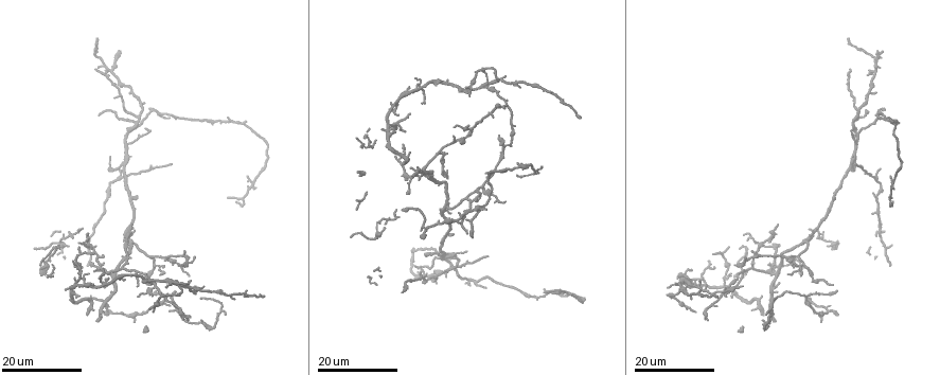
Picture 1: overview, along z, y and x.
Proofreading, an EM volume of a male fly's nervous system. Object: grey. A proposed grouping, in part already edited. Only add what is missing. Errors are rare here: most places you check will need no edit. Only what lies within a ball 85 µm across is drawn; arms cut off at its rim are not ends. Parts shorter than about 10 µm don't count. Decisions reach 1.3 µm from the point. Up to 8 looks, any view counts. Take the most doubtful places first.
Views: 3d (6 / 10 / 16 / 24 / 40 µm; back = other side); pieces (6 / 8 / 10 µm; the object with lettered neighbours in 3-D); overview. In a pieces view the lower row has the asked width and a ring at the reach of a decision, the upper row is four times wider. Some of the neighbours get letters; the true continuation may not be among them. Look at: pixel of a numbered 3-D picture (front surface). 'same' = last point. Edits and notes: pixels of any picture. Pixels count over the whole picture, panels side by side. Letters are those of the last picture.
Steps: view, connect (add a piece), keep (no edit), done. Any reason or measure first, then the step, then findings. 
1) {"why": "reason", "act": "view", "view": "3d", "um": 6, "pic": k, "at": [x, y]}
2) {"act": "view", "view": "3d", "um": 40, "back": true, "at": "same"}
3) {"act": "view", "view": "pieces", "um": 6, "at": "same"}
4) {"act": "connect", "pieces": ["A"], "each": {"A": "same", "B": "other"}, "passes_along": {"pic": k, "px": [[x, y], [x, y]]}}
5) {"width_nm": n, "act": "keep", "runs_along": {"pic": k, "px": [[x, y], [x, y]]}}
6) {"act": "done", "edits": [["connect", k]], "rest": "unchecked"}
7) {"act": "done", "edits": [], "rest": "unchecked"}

{"why": "tapers out", "act": "view", "view": "3d", "um": 16, "pic": 1, "at": [408, 113]}

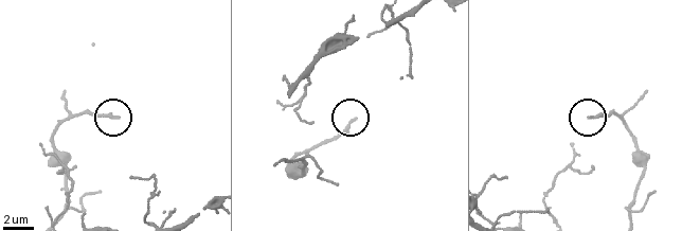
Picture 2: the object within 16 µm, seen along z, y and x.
{"act": "view", "view": "pieces", "um": 8, "pic": 2, "at": [587, 118]}

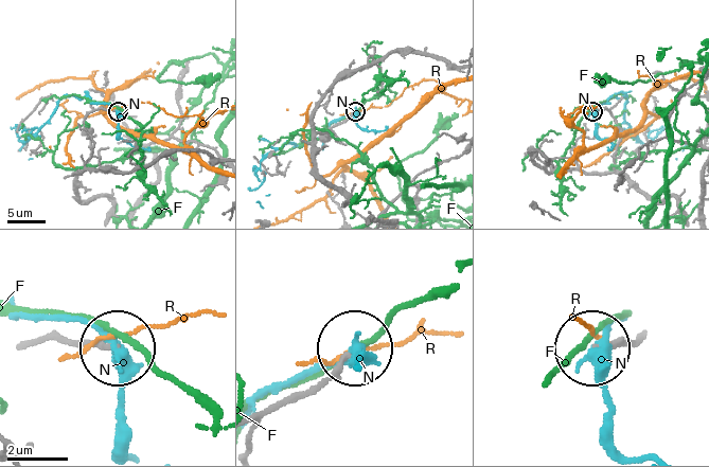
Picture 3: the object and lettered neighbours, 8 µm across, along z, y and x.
{"act": "keep", "each": {"F": "other", "N": "other", "R": "other"}, "runs_along": {"pic": 3, "px": [[45, 341], [111, 348]]}, "found": "no lettered piece goes on from it"}

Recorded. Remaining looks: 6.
{"why": "free end", "act": "view", "view": "3d", "um": 24, "pic": 1, "at": [451, 235]}

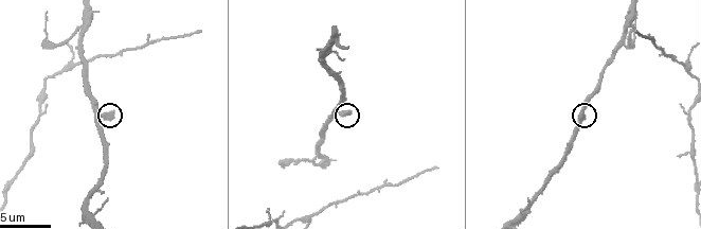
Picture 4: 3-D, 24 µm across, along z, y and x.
{"act": "view", "view": "pieces", "um": 8, "pic": 4, "at": [583, 110]}

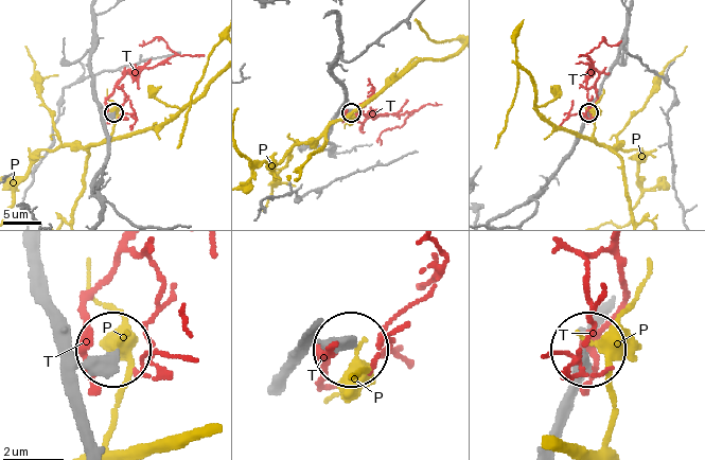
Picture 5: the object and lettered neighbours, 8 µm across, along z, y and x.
{"act": "keep", "each": {"P": "other", "T": "other"}, "runs_along": {"pic": 5, "px": [[90, 445], [77, 377], [110, 356]]}, "found": "none of them fits"}

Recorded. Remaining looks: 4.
{"why": "end of a long branch", "act": "view", "view": "3d", "um": 16, "pic": 1, "at": [181, 264]}

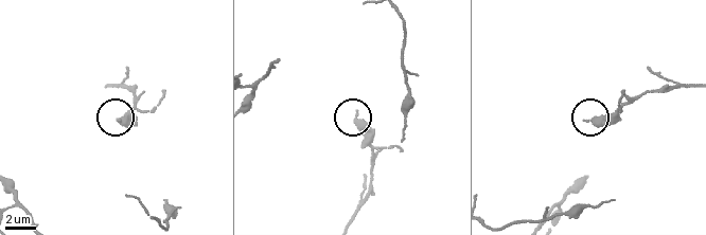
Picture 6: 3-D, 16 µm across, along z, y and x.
{"why": "what lies round it", "act": "view", "view": "pieces", "um": 8, "pic": 6, "at": [356, 114]}

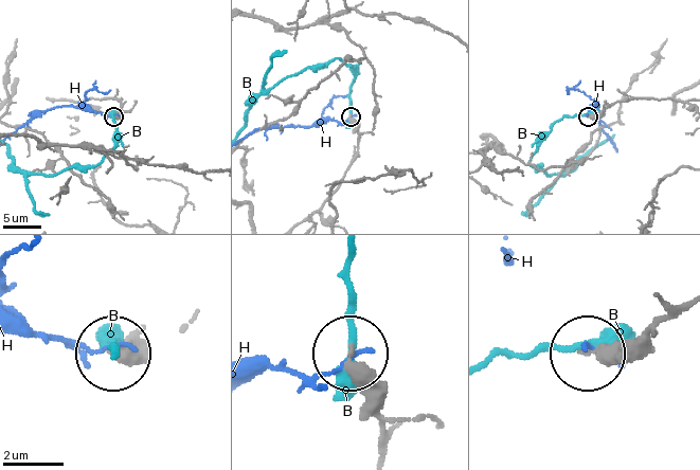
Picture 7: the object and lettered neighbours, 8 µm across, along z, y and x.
{"act": "keep", "each": {"B": "other", "H": "other"}, "runs_along": {"pic": 7, "px": [[685, 302], [632, 339], [590, 349]]}, "found": "no lettered piece goes on from it"}

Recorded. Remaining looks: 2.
{"why": "thin end", "act": "view", "view": "pieces", "um": 6, "pic": 4, "at": [436, 168]}

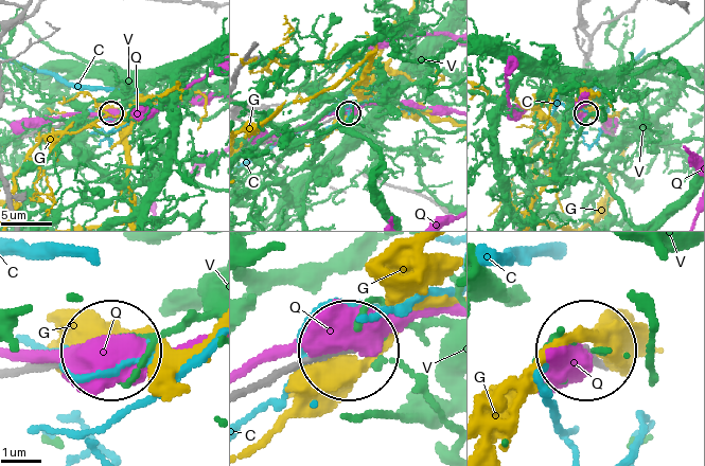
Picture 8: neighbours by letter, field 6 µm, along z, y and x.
{"act": "keep", "each": {"C": "other", "G": "other", "Q": "other", "V": "other"}, "found": "no lettered piece goes on from it"}

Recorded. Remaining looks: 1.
{"act": "done", "edits": [], "rest": "unchecked"}

